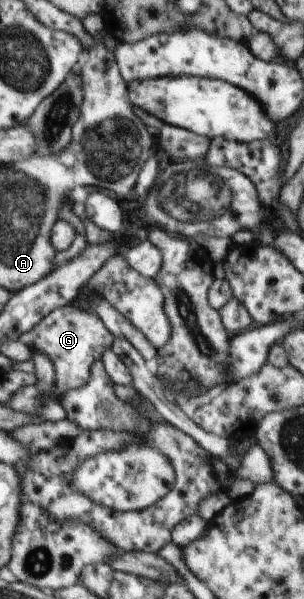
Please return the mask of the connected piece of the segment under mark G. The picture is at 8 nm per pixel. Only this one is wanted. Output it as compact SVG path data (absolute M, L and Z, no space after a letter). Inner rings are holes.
M71 303L48 314L35 328L22 332L18 341L48 356L54 364L55 391L62 396L71 389L86 385L90 380L90 366L93 366L96 360L102 359L102 350L108 350L112 346L112 338L114 335L109 333L100 318L86 310L80 310L78 306L74 307Z

